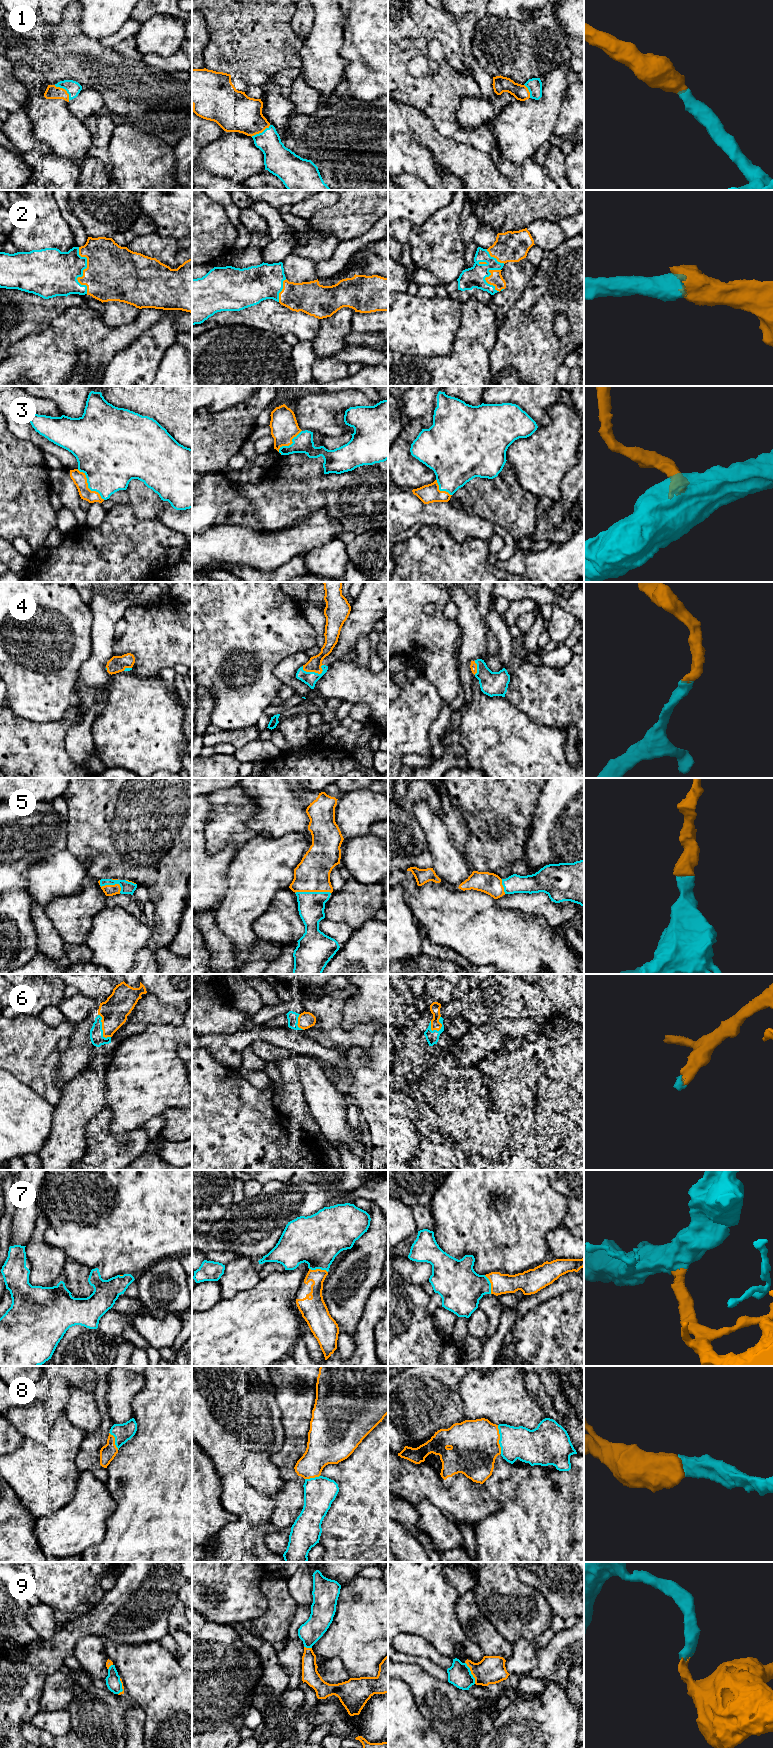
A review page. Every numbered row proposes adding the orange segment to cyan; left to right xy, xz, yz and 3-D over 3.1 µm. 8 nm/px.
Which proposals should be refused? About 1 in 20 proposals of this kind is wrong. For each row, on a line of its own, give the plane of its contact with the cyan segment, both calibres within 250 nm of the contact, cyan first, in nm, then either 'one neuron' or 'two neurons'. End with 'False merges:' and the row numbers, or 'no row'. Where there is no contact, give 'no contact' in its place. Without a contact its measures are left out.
1: xy | 120/110 nm | one neuron
2: xy | 380/440 nm | one neuron
3: xy | 420/110 nm | one neuron
4: xz | 110/110 nm | one neuron
5: xz | 220/280 nm | one neuron
6: xy | 110/220 nm | one neuron
7: xz | 400/120 nm | one neuron
8: yz | 280/380 nm | one neuron
9: yz | 190/220 nm | one neuron
False merges: no row

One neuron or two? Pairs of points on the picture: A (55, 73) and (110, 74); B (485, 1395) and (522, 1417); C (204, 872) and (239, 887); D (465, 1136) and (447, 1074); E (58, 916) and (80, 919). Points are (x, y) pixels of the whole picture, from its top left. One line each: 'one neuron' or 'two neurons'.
A: one neuron
B: one neuron
C: two neurons
D: one neuron
E: one neuron

